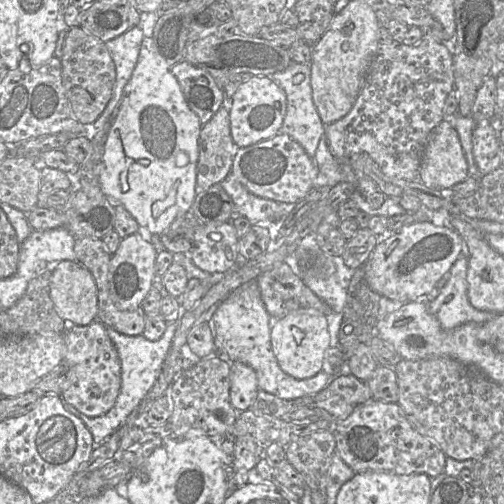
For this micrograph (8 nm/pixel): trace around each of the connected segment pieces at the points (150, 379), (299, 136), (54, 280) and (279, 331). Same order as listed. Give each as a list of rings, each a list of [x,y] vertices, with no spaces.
[[[179,320],[168,323],[163,335],[156,341],[150,341],[142,334],[128,336],[107,328],[107,334],[117,350],[121,365],[121,386],[115,404],[107,413],[98,417],[86,416],[73,406],[67,405],[67,409],[78,416],[90,431],[93,438],[93,449],[104,442],[123,423],[150,391],[160,373],[178,326]]]
[[[292,62],[284,70],[275,72],[269,77],[282,88],[287,100],[281,132],[298,142],[314,160],[319,141],[324,134],[325,125],[313,102],[311,64]]]
[[[63,260],[54,265],[47,265],[51,272],[49,294],[58,315],[69,325],[86,326],[97,320],[97,287],[90,271],[77,260]]]
[[[300,310],[272,322],[271,343],[280,368],[296,379],[307,379],[322,370],[330,346],[327,315],[316,310]]]

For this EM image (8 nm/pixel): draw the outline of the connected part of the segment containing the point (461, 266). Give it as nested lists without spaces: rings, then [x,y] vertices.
[[[466,255],[459,256],[449,270],[446,284],[427,308],[438,320],[442,329],[452,331],[463,324],[482,325],[496,314],[475,309],[467,296],[467,264]]]

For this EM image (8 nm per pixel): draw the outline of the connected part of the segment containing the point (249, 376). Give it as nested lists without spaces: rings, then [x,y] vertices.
[[[231,363],[230,402],[239,413],[250,407],[258,390],[255,371],[247,364]]]

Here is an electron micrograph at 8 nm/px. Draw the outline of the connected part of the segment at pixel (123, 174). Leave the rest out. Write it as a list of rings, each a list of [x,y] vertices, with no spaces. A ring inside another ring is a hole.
[[[144,36],[135,69],[113,113],[100,162],[99,183],[109,199],[121,203],[138,225],[146,227],[154,236],[167,231],[176,220],[192,210],[197,195],[201,128],[199,118],[189,108],[171,67],[160,55],[153,37]]]

